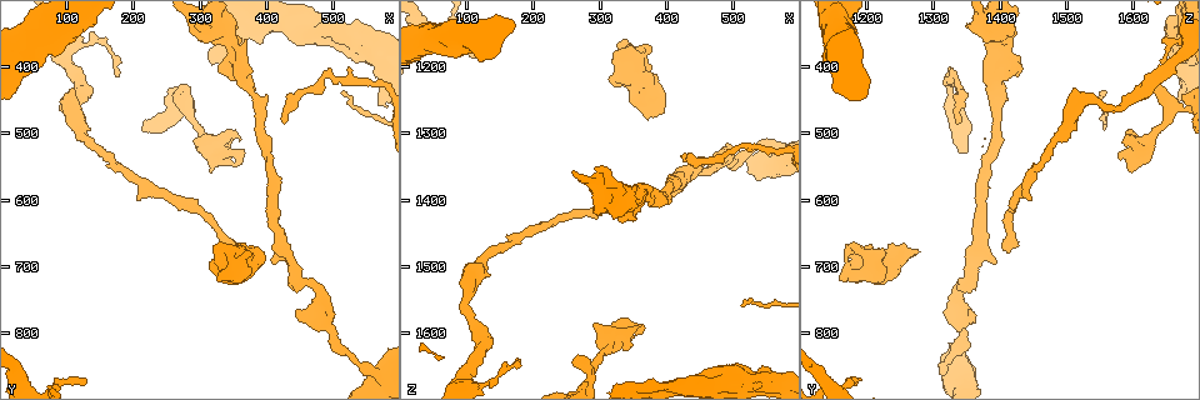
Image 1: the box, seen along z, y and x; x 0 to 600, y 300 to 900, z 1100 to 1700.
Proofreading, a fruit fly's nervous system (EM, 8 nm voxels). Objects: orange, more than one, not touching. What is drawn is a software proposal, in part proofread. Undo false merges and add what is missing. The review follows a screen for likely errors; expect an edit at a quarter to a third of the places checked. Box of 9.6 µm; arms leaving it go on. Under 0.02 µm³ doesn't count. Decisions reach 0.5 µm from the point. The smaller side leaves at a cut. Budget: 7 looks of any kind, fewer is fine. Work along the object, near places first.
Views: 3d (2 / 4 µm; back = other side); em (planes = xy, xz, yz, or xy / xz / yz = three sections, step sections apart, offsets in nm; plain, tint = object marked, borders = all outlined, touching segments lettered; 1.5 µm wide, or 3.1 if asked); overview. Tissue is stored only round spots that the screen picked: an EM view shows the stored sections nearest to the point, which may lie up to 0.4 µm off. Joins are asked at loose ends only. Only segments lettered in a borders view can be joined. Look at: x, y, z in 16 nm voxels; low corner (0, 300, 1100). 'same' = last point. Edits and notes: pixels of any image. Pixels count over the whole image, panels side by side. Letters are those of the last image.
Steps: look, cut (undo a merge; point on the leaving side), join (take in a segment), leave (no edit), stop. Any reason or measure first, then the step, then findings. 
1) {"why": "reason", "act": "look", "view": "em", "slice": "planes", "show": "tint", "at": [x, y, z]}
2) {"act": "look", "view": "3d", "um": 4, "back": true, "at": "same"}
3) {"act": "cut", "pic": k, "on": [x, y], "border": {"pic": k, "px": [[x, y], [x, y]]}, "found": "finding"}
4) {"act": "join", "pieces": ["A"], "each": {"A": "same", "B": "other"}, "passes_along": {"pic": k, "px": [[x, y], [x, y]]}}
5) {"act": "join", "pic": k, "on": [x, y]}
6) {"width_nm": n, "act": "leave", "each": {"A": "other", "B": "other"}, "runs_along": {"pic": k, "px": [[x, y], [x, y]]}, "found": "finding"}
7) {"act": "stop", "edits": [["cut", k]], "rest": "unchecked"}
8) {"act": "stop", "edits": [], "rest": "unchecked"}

{"why": "free end", "act": "look", "view": "em", "slice": "planes", "show": "plain", "at": [270, 440, 1635]}

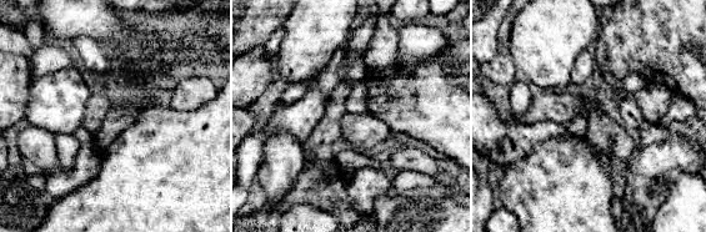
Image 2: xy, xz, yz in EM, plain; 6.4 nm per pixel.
{"act": "look", "view": "em", "slice": "planes", "show": "borders", "at": "same"}

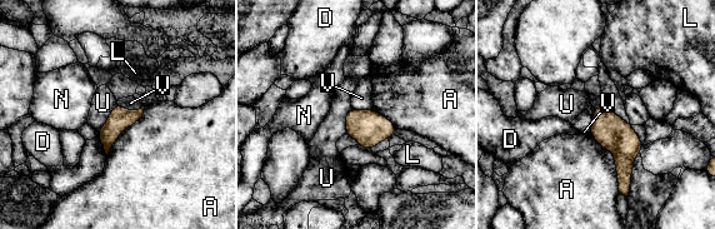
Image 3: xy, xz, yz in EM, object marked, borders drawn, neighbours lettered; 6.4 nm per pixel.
{"width_nm": 150, "longest_contact_nm": ["A", 440], "act": "leave", "each": {"A": "other", "D": "other", "L": "other", "N": "other", "U": "other", "V": "other"}, "found": "none of them fits"}

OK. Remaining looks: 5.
{"why": "narrows sharply", "act": "look", "view": "em", "slice": "xz", "step": 8, "show": "tint", "at": [105, 460, 1575]}

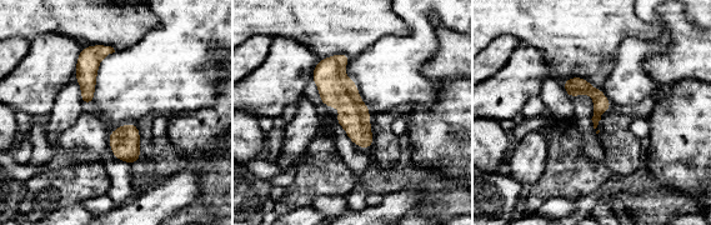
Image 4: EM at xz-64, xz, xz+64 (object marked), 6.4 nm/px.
{"act": "look", "view": "em", "slice": "xz", "step": 8, "show": "borders", "at": "same"}

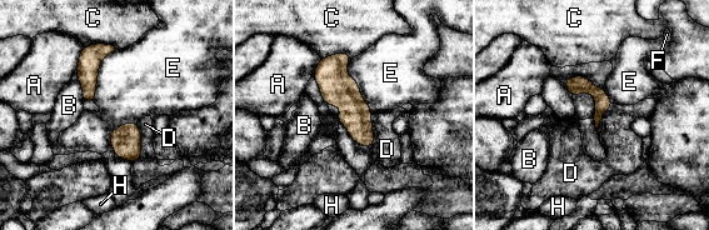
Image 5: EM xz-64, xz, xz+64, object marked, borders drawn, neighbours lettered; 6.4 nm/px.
{"act": "leave", "each": {"A": "other", "B": "other", "C": "other", "D": "other", "E": "other", "F": "other", "H": "other"}, "runs_along": {"pic": 5, "px": [[323, 61], [354, 105], [368, 143]]}, "found": "all the same cell"}

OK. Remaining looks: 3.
{"why": "branch stops here", "act": "look", "view": "em", "slice": "planes", "show": "borders", "at": [375, 675, 1275]}

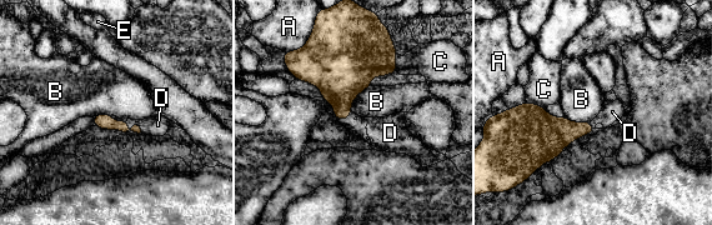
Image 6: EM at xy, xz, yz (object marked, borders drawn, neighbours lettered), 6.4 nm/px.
{"act": "join", "pieces": ["D"], "each": {"A": "other", "B": "other", "C": "other", "D": "same", "E": "other"}, "found": "it goes on there"}

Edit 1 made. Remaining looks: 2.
{"act": "stop", "edits": [["join", 6]], "rest": "unchecked"}

